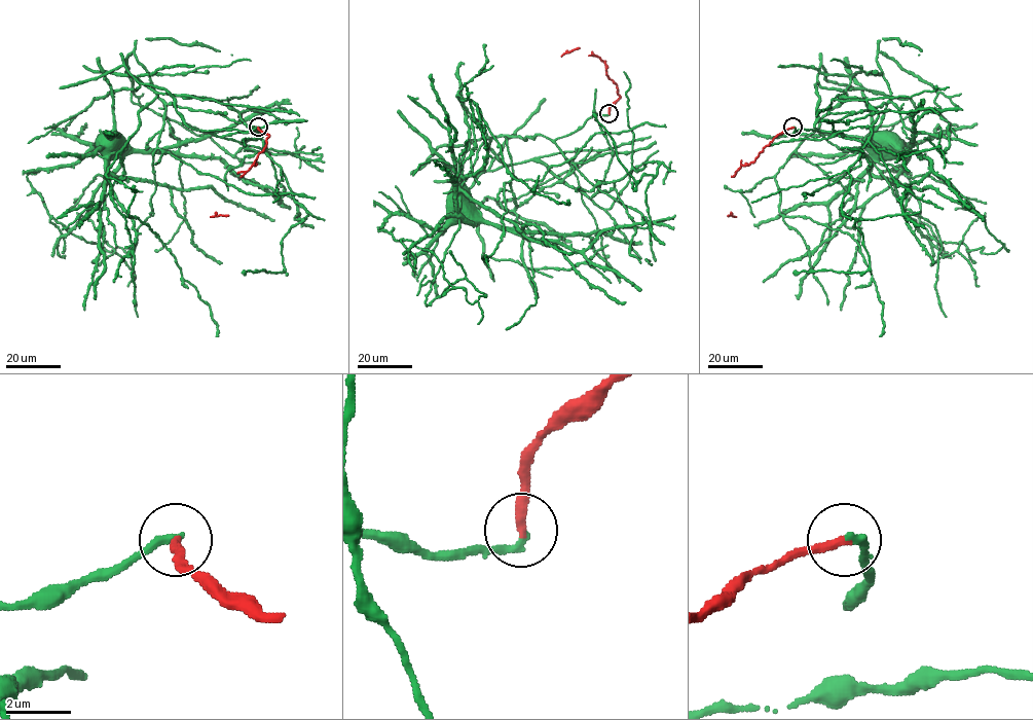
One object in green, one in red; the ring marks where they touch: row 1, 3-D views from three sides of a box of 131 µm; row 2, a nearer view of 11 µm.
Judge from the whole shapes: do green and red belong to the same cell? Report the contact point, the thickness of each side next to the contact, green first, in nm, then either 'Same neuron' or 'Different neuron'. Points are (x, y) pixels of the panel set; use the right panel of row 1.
Place: (792, 127). Thickness 260 nm (green) against 300 nm. Different neuron

